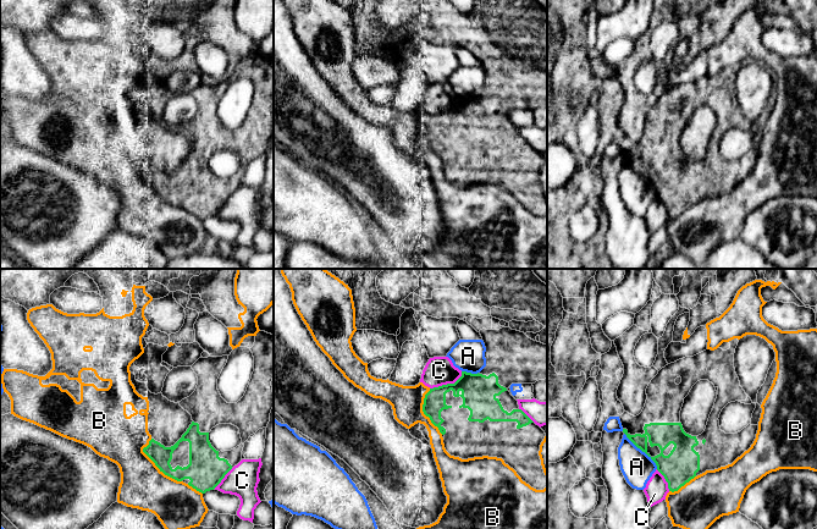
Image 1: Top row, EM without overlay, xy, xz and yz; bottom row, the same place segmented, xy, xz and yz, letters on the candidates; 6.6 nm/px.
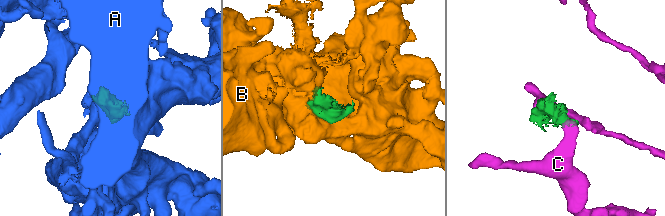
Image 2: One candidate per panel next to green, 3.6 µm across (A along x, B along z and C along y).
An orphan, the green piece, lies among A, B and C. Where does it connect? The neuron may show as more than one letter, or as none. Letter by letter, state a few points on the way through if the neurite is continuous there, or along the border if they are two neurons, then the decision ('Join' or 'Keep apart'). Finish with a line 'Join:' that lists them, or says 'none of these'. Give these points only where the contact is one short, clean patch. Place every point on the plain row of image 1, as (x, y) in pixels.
A: Boundary: yz (624, 159), (657, 194). Keep apart
B: Keep apart
C: Keep apart
Join: none of these

